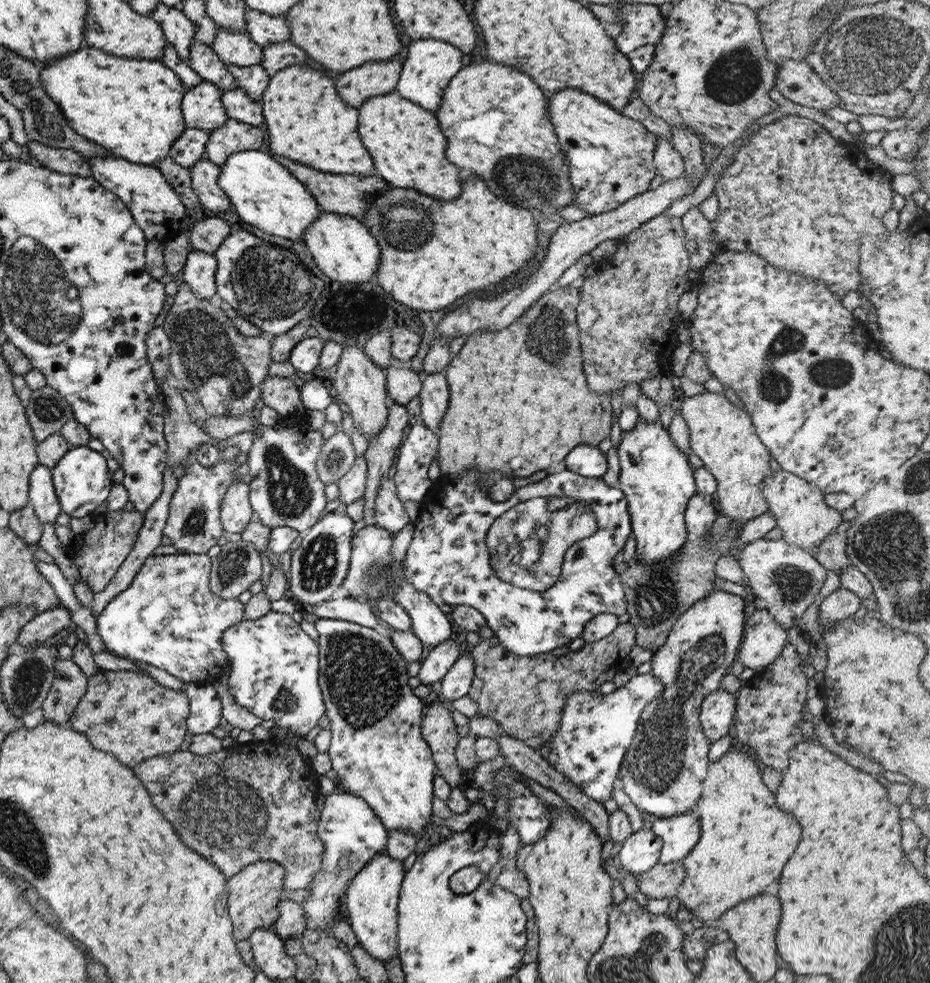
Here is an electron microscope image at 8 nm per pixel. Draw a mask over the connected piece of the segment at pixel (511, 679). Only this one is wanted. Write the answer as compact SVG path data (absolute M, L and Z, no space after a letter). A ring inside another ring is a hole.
M629 622L618 624L611 634L562 656L554 656L550 651L519 656L502 647L494 636L481 639L473 647L466 645L465 651L472 654L474 662L467 696L477 704L477 716L498 722L504 734L536 749L554 737L565 699L571 693L595 693L603 682L609 682L615 676L617 666L634 646L634 636L634 628Z

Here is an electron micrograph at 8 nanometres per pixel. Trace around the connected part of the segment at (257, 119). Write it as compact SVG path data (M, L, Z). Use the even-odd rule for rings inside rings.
M237 87L229 92L221 92L221 103L228 119L259 127L264 122L259 102L250 100Z

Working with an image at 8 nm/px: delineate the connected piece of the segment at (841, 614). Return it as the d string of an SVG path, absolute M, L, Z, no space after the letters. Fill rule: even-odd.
M839 587L819 603L817 622L823 629L833 627L839 620L852 617L861 604L861 598Z

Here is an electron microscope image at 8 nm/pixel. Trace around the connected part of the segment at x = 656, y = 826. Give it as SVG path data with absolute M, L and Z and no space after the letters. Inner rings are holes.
M692 809L669 818L655 818L650 832L662 842L659 863L681 861L699 839L698 817Z

